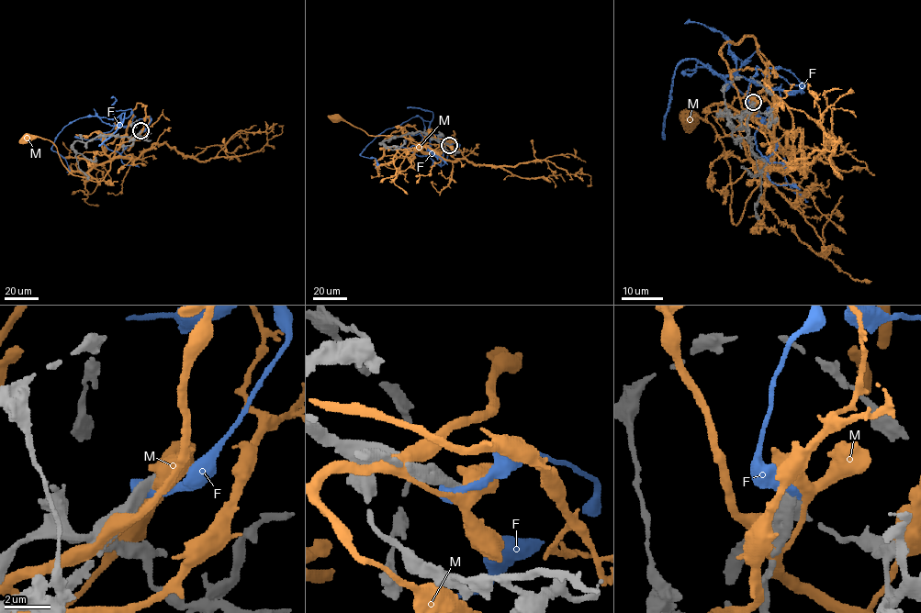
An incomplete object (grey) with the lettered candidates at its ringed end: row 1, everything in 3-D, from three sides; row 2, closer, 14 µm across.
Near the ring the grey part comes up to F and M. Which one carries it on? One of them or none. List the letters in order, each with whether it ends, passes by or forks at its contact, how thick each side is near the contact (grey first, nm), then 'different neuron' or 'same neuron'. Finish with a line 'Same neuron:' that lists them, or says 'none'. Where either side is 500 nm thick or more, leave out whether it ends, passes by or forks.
F: 600/600 nm | different neuron
M: it forks | 480/480 nm | different neuron
Same neuron: none

